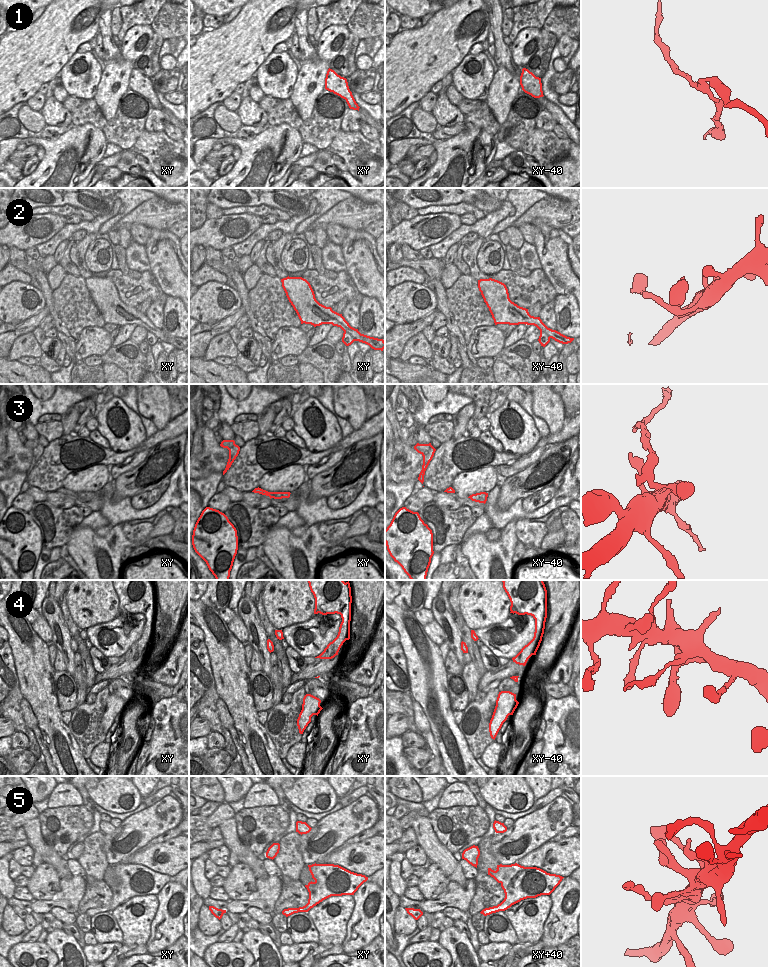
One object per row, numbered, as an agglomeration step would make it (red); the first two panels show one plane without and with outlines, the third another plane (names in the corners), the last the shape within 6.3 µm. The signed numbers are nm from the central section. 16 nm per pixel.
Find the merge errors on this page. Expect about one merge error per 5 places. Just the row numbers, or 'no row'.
4

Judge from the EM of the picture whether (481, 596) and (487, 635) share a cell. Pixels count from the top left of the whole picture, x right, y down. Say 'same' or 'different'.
different

